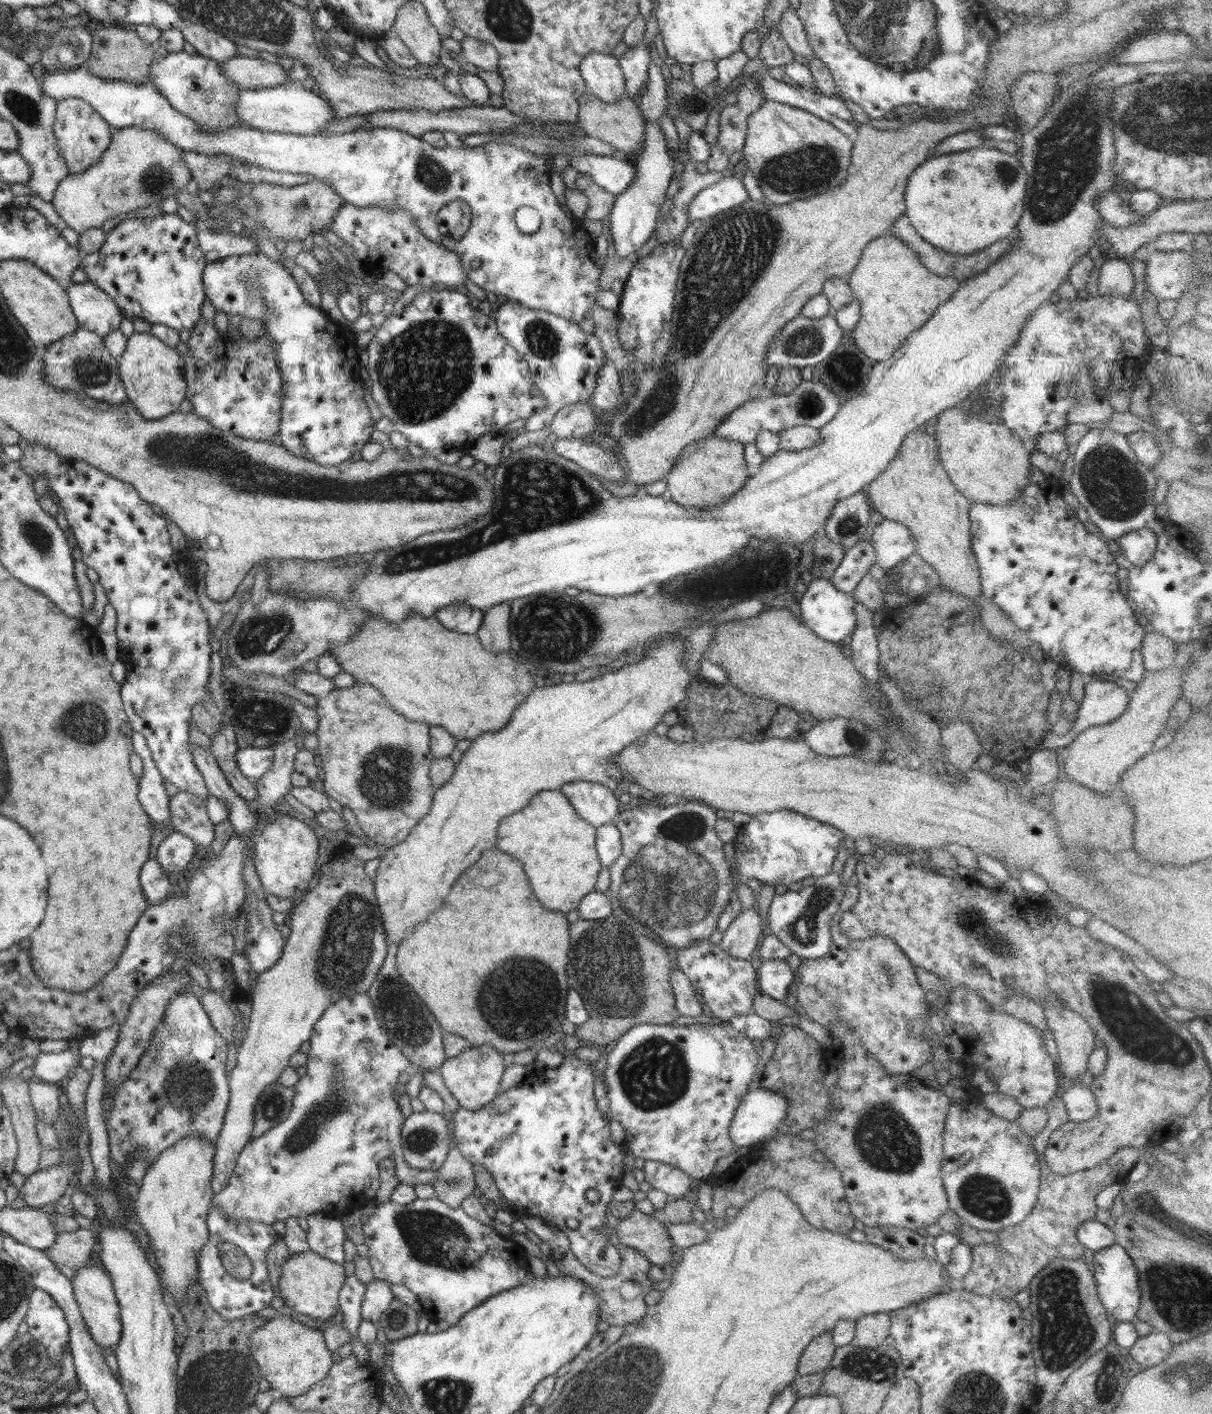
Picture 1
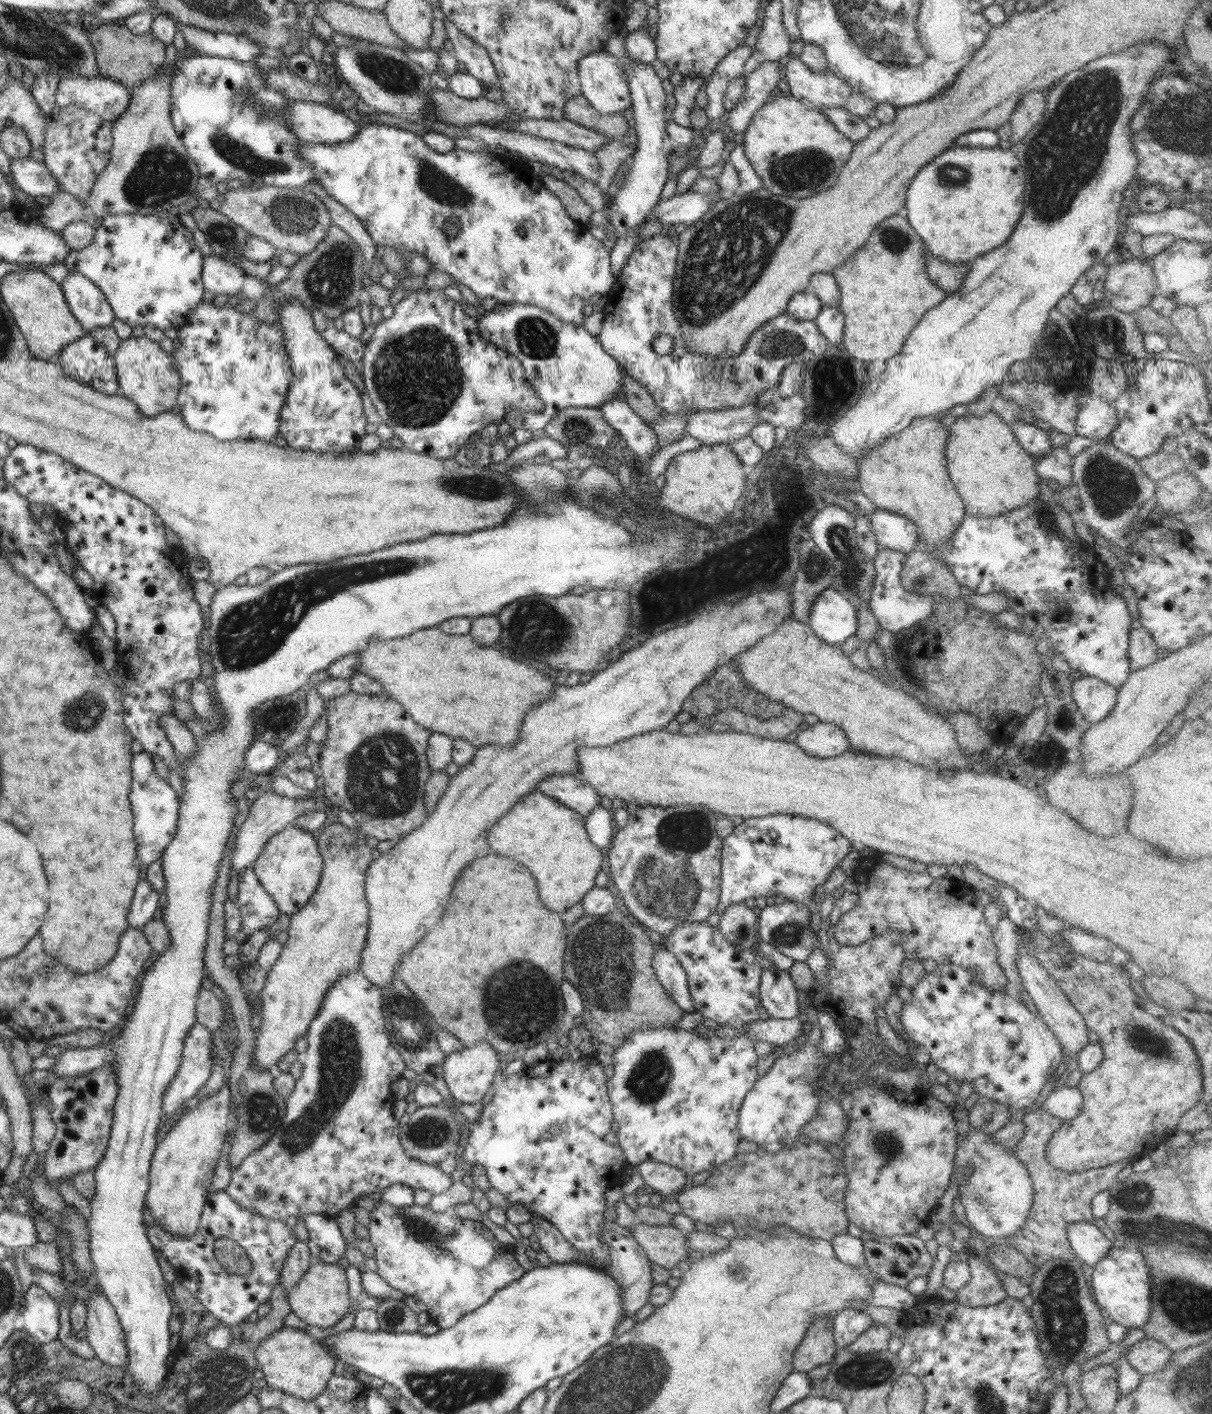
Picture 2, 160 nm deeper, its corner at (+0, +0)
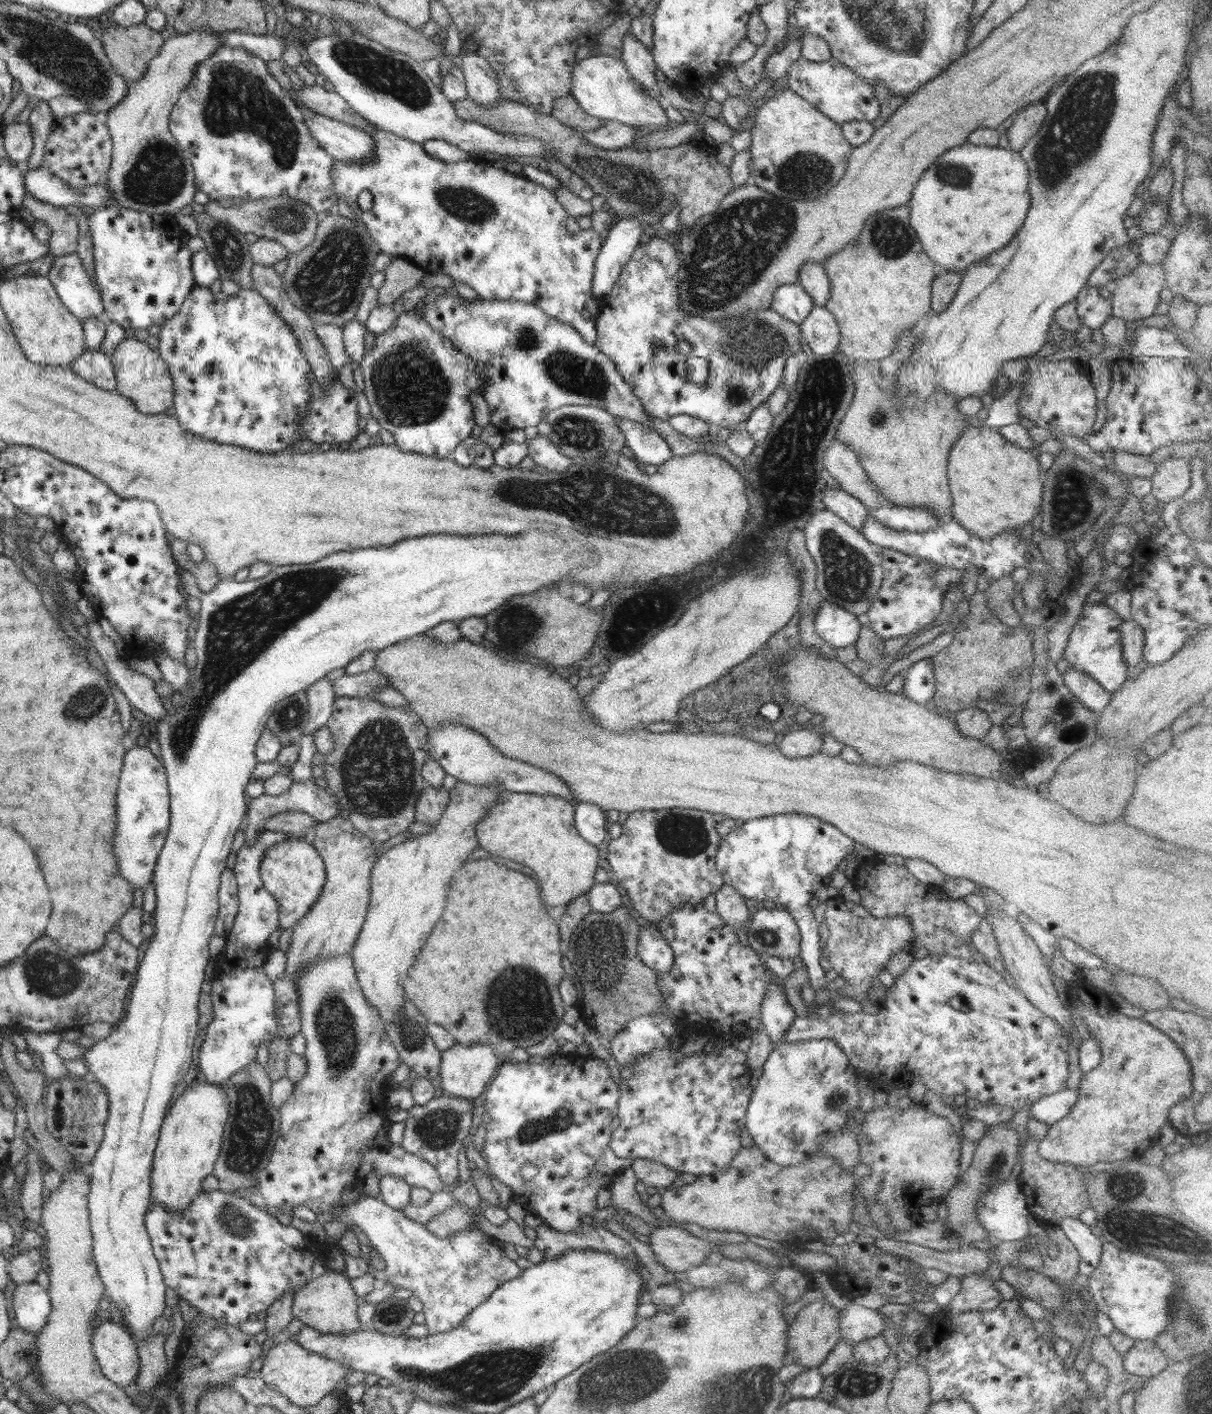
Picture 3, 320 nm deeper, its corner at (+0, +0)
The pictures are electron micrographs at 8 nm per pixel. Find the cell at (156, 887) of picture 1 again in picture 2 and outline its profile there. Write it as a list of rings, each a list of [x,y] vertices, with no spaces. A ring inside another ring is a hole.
[[[139,879],[130,912],[128,912],[128,924],[132,928],[143,928],[153,920],[154,913],[160,906],[160,893],[152,888],[152,885],[144,879]]]

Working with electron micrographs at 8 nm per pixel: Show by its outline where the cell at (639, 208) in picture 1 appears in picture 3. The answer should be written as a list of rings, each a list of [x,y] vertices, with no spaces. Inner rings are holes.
[[[628,31],[623,38],[621,46],[621,59],[627,66],[630,76],[640,83],[645,91],[649,92],[658,102],[662,97],[660,94],[661,84],[654,77],[655,65],[653,54]]]

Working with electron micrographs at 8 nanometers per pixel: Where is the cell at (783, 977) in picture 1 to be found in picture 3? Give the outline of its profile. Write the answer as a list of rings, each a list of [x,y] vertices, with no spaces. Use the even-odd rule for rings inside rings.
[[[775,976],[761,1004],[761,1029],[777,1044],[783,1040],[785,1032],[797,1016],[787,1000],[783,986],[774,979]]]

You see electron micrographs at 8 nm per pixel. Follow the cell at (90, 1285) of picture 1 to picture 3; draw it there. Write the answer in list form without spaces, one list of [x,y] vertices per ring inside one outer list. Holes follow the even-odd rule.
[[[104,1321],[92,1337],[93,1353],[102,1374],[121,1389],[135,1382],[140,1363],[137,1343],[121,1321]]]

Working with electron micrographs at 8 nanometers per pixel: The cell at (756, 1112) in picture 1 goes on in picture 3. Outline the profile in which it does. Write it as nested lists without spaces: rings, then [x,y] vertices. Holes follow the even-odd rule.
[[[833,1038],[778,1042],[761,1068],[761,1076],[747,1106],[745,1127],[766,1159],[780,1167],[800,1165],[820,1153],[826,1139],[836,1135],[846,1125],[848,1116],[860,1107],[860,1075]]]

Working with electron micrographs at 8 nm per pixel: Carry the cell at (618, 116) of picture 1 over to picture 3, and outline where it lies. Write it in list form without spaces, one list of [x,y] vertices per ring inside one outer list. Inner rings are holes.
[[[570,94],[562,98],[556,98],[553,102],[551,115],[556,117],[563,125],[573,129],[593,131],[604,126],[605,121],[590,116],[578,104],[578,101]]]

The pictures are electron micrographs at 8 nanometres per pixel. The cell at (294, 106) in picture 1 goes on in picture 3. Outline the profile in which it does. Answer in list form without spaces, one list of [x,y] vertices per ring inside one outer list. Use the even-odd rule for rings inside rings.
[[[315,112],[306,124],[313,138],[333,161],[362,163],[372,159],[375,142],[367,132]]]

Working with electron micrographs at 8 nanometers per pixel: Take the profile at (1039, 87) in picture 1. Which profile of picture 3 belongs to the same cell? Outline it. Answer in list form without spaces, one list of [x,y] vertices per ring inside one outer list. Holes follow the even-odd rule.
[[[1044,101],[1031,103],[1018,110],[1008,124],[1004,126],[1009,148],[1019,152],[1024,145],[1040,130],[1047,115]]]

